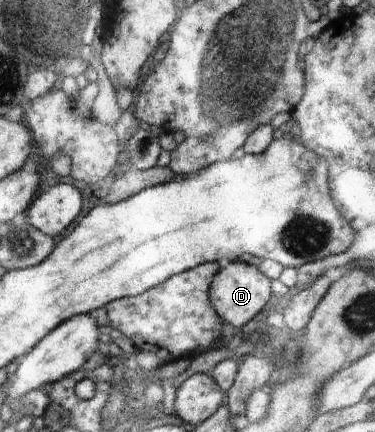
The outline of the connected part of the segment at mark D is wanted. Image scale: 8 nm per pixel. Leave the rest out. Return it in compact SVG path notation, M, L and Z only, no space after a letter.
M245 259L230 261L229 266L221 266L219 274L211 284L211 302L222 321L240 328L253 320L259 312L266 312L272 301L270 280L256 266L245 264Z

